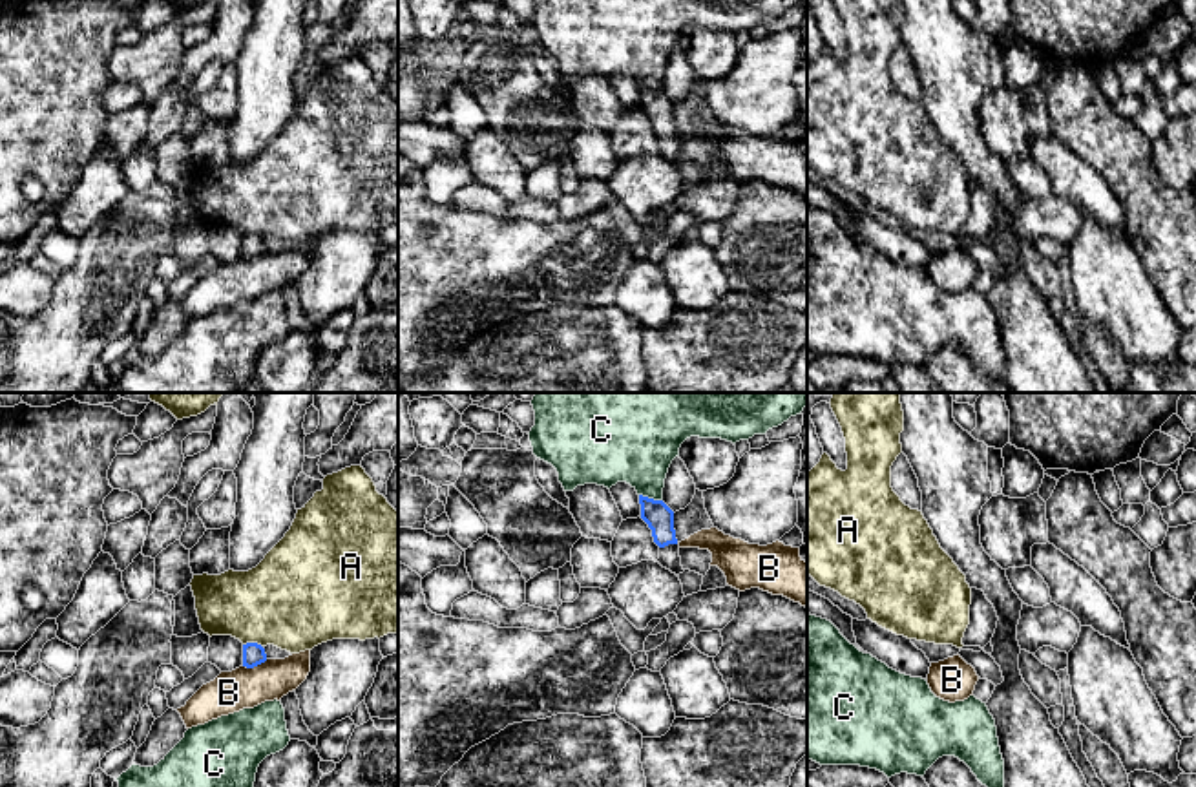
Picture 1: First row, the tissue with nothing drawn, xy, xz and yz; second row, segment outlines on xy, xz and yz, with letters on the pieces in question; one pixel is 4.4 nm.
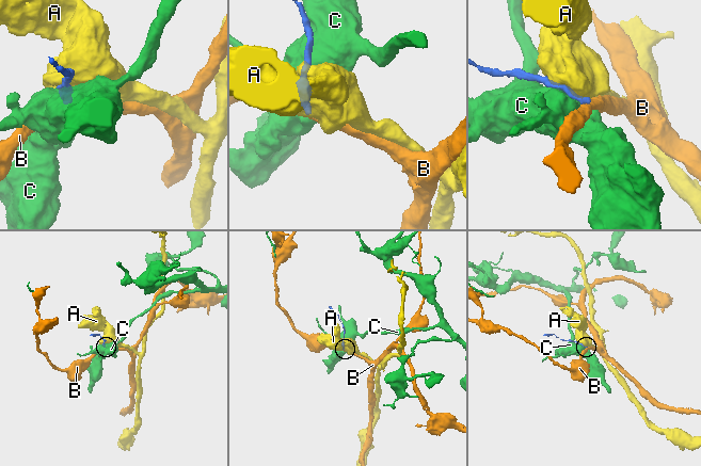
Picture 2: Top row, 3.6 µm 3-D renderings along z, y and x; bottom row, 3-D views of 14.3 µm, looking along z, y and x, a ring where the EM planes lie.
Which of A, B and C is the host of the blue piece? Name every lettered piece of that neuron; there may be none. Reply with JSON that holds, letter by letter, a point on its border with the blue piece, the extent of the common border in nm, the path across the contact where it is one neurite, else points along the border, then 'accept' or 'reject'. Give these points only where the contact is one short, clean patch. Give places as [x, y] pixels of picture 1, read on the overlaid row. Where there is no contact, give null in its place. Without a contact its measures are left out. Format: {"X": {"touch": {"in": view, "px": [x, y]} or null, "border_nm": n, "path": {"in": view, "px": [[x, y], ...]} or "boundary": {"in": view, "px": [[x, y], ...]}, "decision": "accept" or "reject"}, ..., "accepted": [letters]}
{"A": {"touch": {"in": "xy", "px": [252, 643]}, "border_nm": 90, "decision": "reject"}, "B": {"touch": {"in": "xy", "px": [254, 665]}, "border_nm": 120, "boundary": {"in": "xy", "px": [[267, 660], [243, 667]]}, "decision": "reject"}, "C": {"touch": {"in": "xz", "px": [650, 499]}, "border_nm": 110, "decision": "reject"}, "accepted": []}

